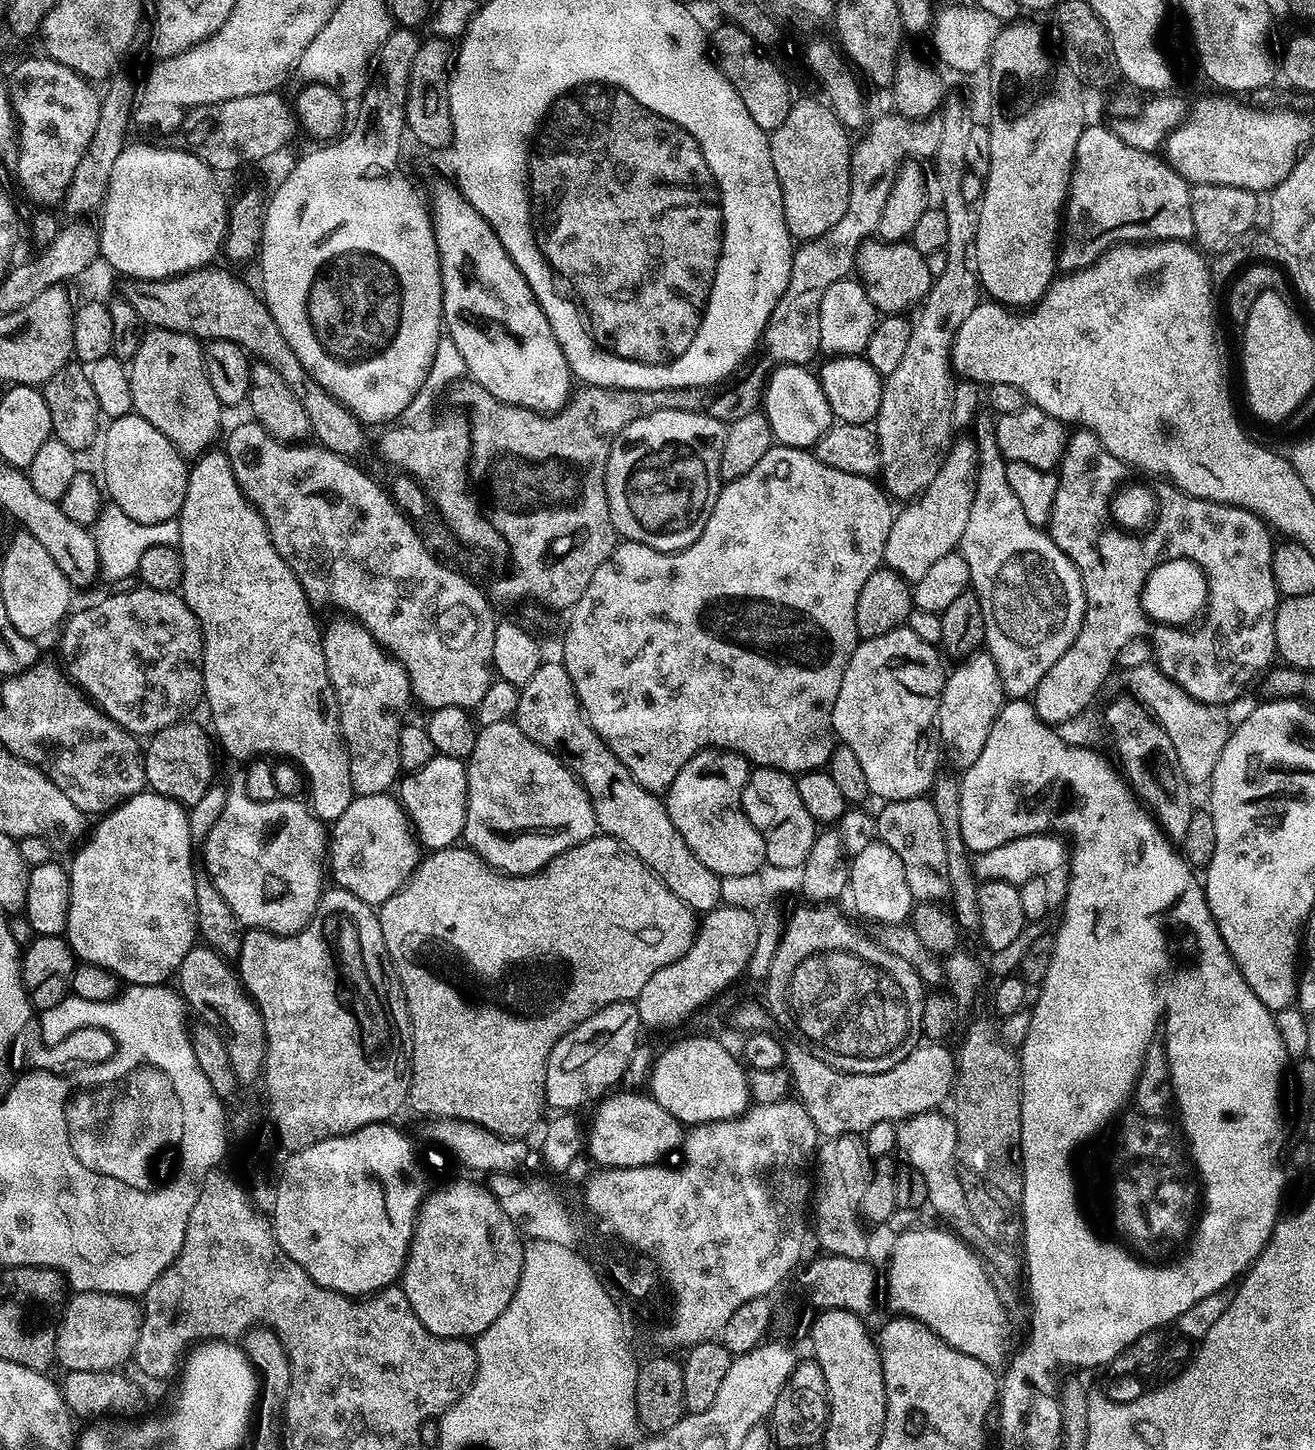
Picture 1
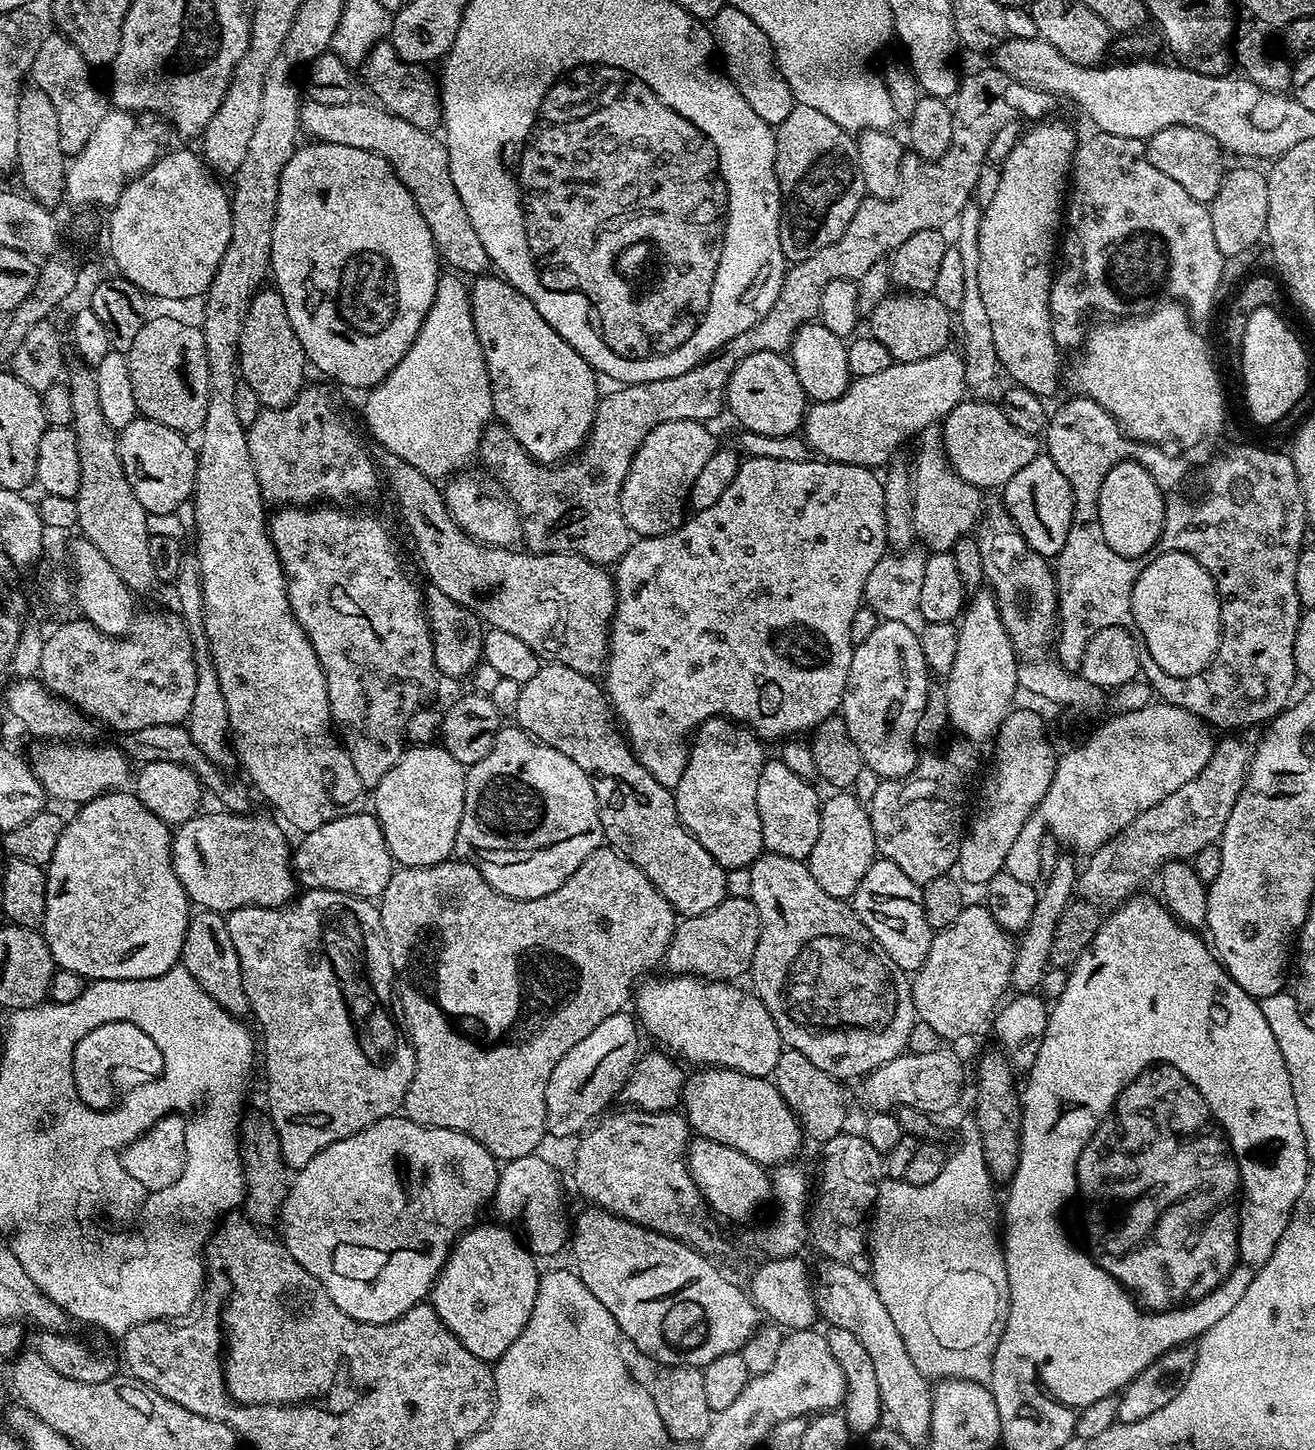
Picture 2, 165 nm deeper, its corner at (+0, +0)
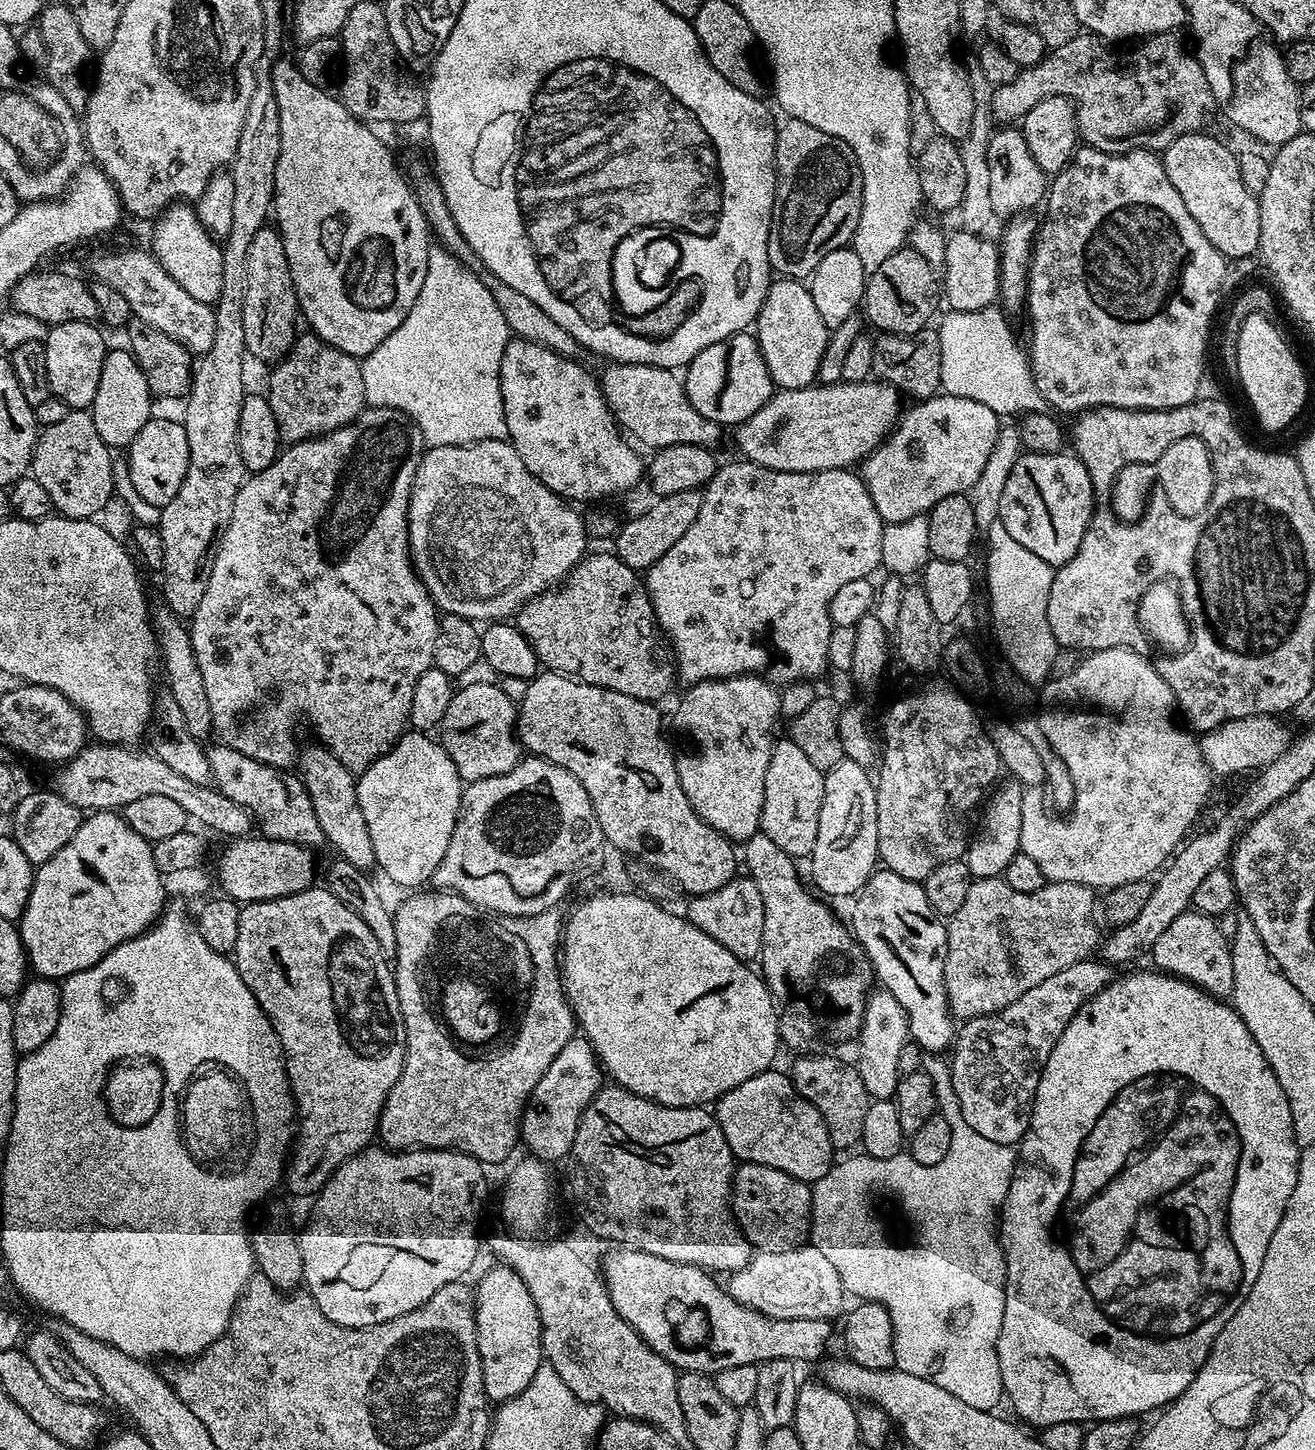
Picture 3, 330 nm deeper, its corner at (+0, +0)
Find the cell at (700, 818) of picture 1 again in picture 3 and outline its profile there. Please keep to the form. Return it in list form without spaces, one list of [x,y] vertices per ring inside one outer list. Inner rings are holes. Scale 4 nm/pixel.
[[[756,674],[747,676],[731,676],[729,680],[704,680],[700,684],[693,684],[687,689],[688,693],[680,700],[680,705],[676,708],[676,728],[680,732],[685,732],[690,739],[696,743],[693,752],[679,753],[676,756],[676,769],[678,770],[678,782],[682,782],[682,791],[686,798],[690,798],[690,806],[694,806],[694,814],[702,818],[714,830],[718,830],[724,837],[733,842],[745,842],[756,832],[760,831],[760,815],[762,814],[762,802],[764,801],[764,791],[766,790],[766,770],[770,766],[770,754],[774,743],[772,727],[776,720],[781,719],[780,715],[780,692],[772,689],[773,685],[767,679]]]

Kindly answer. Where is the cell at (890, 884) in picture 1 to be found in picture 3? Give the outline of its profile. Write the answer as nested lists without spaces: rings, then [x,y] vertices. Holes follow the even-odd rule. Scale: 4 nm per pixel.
[[[877,870],[855,897],[854,902],[856,905],[852,908],[850,931],[870,958],[875,979],[905,1010],[911,1039],[919,1044],[925,1053],[943,1053],[943,1048],[947,1049],[954,1040],[954,1020],[948,1010],[948,995],[944,985],[948,930],[945,921],[937,916],[930,902],[926,902],[923,883],[907,880],[887,870]]]

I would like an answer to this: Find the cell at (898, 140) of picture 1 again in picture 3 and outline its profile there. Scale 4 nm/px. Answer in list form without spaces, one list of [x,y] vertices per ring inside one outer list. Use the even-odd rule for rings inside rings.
[[[1179,31],[1163,32],[1157,36],[1141,39],[1135,46],[1129,47],[1132,49],[1119,60],[1119,58],[1108,49],[1111,47],[1109,47],[1101,37],[1091,34],[1078,34],[1074,38],[1070,38],[1070,42],[1066,42],[1066,46],[1058,46],[1057,48],[1051,49],[1042,62],[1038,62],[1032,68],[1023,69],[1022,74],[1017,75],[1015,84],[1006,84],[997,87],[995,89],[996,97],[994,94],[990,100],[991,108],[995,115],[1000,118],[1002,118],[1002,116],[1016,116],[1016,118],[1023,118],[1039,100],[1045,100],[1051,96],[1065,96],[1076,105],[1076,126],[1078,129],[1078,136],[1087,147],[1097,148],[1103,152],[1134,152],[1137,150],[1147,150],[1159,153],[1161,150],[1168,148],[1170,142],[1182,138],[1188,132],[1204,132],[1205,129],[1207,129],[1208,119],[1212,116],[1212,108],[1214,112],[1214,109],[1217,107],[1216,100],[1212,96],[1212,91],[1210,90],[1210,82],[1206,82],[1206,74],[1202,70],[1202,66],[1196,61],[1195,55],[1190,51],[1189,45],[1187,48],[1187,46],[1180,41],[1180,35],[1181,33]],[[1032,80],[1040,80],[1040,92],[1032,85]]]

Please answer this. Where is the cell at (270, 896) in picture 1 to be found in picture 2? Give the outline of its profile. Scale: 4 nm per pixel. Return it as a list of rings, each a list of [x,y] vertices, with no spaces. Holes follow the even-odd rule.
[[[219,811],[197,814],[175,829],[172,861],[189,901],[221,914],[246,906],[283,908],[298,889],[292,867],[293,849],[290,844],[288,848],[285,829],[268,816]]]

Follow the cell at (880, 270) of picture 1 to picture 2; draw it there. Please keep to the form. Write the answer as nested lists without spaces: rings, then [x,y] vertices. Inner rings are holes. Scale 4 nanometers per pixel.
[[[900,290],[884,297],[870,314],[872,339],[882,342],[886,350],[890,350],[893,361],[905,364],[918,362],[922,358],[930,358],[934,354],[945,351],[949,347],[948,339],[954,332],[954,316],[938,298],[923,292]]]

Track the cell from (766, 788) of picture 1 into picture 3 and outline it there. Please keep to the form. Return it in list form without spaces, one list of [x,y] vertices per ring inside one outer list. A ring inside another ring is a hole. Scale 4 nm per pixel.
[[[790,738],[783,739],[777,739],[772,745],[770,766],[766,770],[766,790],[760,815],[760,831],[793,858],[800,856],[808,858],[814,850],[814,842],[818,842],[818,814],[822,810],[825,773],[820,772],[818,766],[814,766],[814,762],[810,762],[810,758],[806,758],[806,754],[802,754],[802,749]]]

